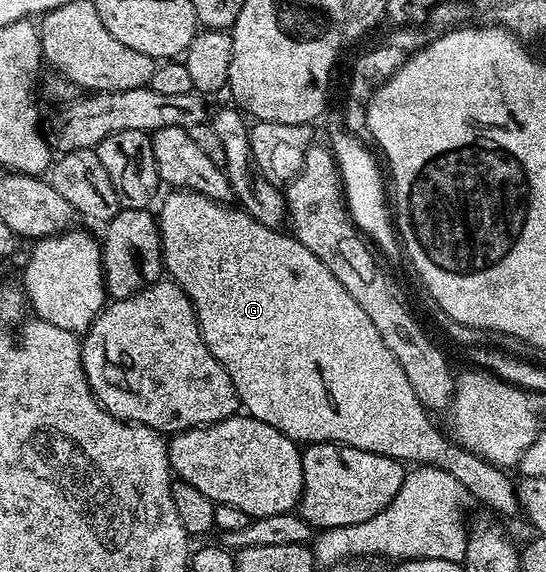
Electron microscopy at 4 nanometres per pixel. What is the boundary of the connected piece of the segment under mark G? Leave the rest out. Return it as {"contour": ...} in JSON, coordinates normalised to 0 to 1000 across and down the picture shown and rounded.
{"contour":[[[311,330],[302,336],[306,341],[297,348],[297,364],[286,369],[289,386],[289,406],[297,416],[297,465],[302,479],[337,512],[348,521],[348,530],[355,535],[355,551],[363,556],[363,573],[374,589],[374,603],[403,631],[403,638],[425,659],[425,673],[436,689],[436,701],[441,717],[452,726],[460,726],[469,736],[484,736],[484,743],[498,743],[498,750],[513,750],[529,767],[537,767],[548,778],[566,778],[570,774],[617,774],[630,781],[650,781],[667,785],[674,792],[696,792],[712,802],[725,802],[744,813],[778,813],[784,816],[804,816],[850,848],[855,867],[864,869],[875,879],[885,879],[890,886],[899,886],[912,900],[949,900],[952,888],[949,885],[949,855],[943,839],[932,837],[929,825],[918,816],[903,815],[892,802],[883,802],[875,795],[863,794],[861,788],[848,787],[835,774],[828,773],[815,752],[810,753],[793,740],[789,720],[762,694],[755,682],[755,673],[747,659],[740,659],[740,645],[733,645],[733,631],[696,596],[696,582],[689,582],[689,568],[681,568],[681,554],[652,533],[652,519],[608,484],[601,463],[579,449],[549,421],[540,418],[537,409],[526,407],[516,400],[485,397],[476,386],[469,386],[460,376],[451,374],[441,365],[421,365],[408,353],[396,348],[383,348],[381,343],[370,341],[363,334],[330,334]]]}

